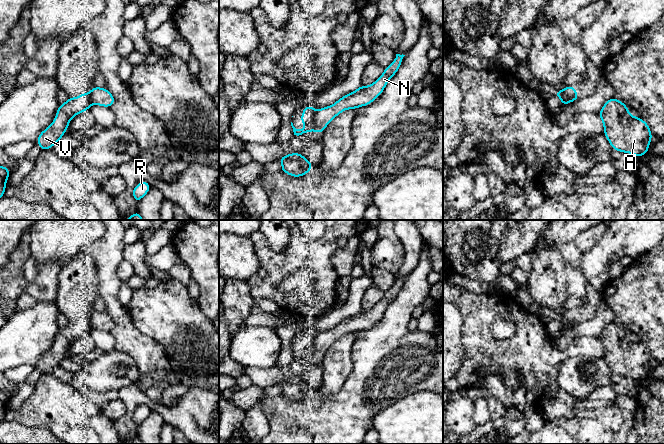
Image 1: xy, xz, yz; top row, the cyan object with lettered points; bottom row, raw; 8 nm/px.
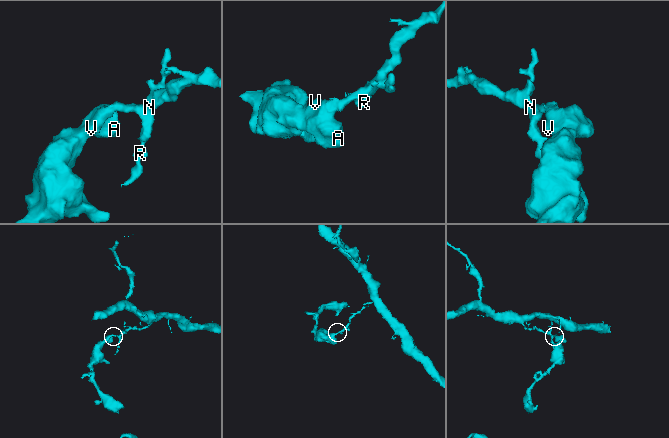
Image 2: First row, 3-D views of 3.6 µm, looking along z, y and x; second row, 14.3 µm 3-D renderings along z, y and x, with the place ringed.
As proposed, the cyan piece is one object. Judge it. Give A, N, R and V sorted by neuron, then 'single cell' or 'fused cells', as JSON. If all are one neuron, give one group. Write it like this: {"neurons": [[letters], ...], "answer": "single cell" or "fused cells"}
{"neurons": [["A", "V"], ["N", "R"]], "answer": "fused cells"}

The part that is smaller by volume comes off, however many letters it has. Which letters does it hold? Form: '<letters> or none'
A, V

